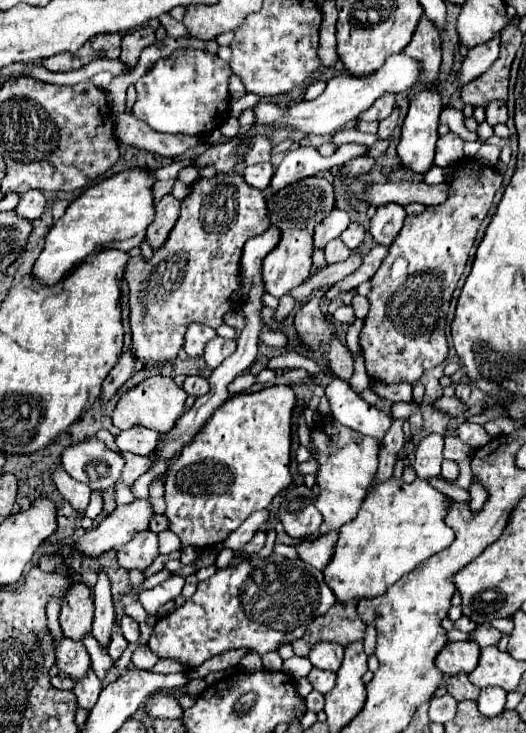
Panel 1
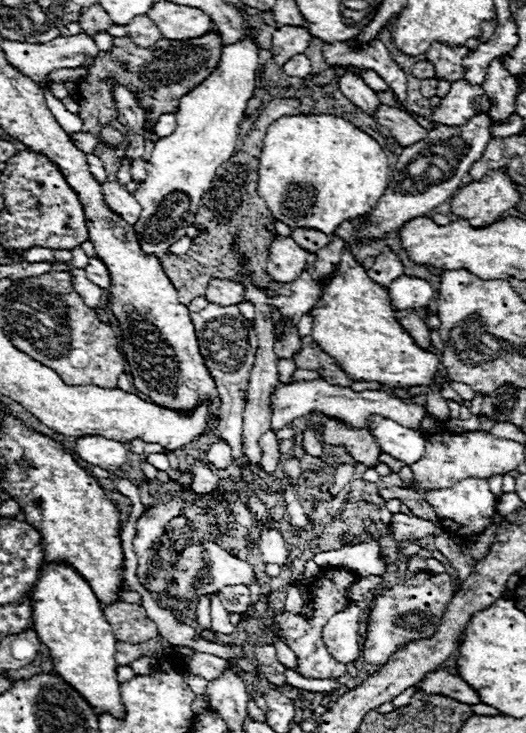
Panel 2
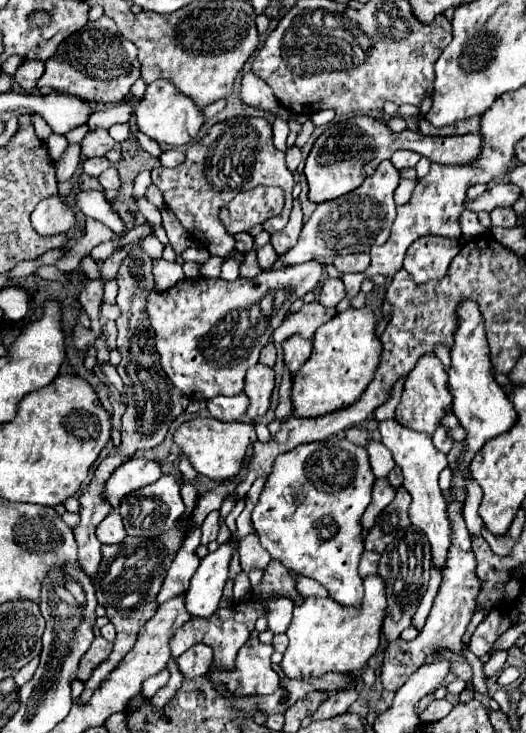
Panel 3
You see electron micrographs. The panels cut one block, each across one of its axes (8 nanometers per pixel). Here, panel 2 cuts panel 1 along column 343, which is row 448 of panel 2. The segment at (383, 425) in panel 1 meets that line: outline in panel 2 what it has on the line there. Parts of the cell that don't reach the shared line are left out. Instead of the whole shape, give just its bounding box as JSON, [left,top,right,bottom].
[368,416,424,466]

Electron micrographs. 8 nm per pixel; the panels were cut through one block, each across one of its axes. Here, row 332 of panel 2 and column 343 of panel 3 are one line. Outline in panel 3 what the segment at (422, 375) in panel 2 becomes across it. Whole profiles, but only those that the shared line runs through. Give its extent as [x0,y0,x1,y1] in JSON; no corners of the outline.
[292,306,382,418]

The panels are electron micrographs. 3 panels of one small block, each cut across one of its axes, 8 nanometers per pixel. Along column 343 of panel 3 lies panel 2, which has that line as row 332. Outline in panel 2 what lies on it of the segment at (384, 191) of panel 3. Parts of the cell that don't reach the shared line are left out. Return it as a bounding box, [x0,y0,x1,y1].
[190,304,258,462]

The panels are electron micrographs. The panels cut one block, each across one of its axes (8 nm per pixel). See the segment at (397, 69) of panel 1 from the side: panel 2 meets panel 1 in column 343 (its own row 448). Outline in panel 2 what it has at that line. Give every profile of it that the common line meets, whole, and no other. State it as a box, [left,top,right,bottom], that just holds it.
[74,434,128,472]

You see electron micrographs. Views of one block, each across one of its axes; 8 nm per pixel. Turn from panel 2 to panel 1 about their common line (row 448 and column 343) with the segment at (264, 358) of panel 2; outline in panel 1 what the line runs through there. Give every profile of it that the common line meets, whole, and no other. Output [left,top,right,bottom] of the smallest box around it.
[324,238,350,264]

